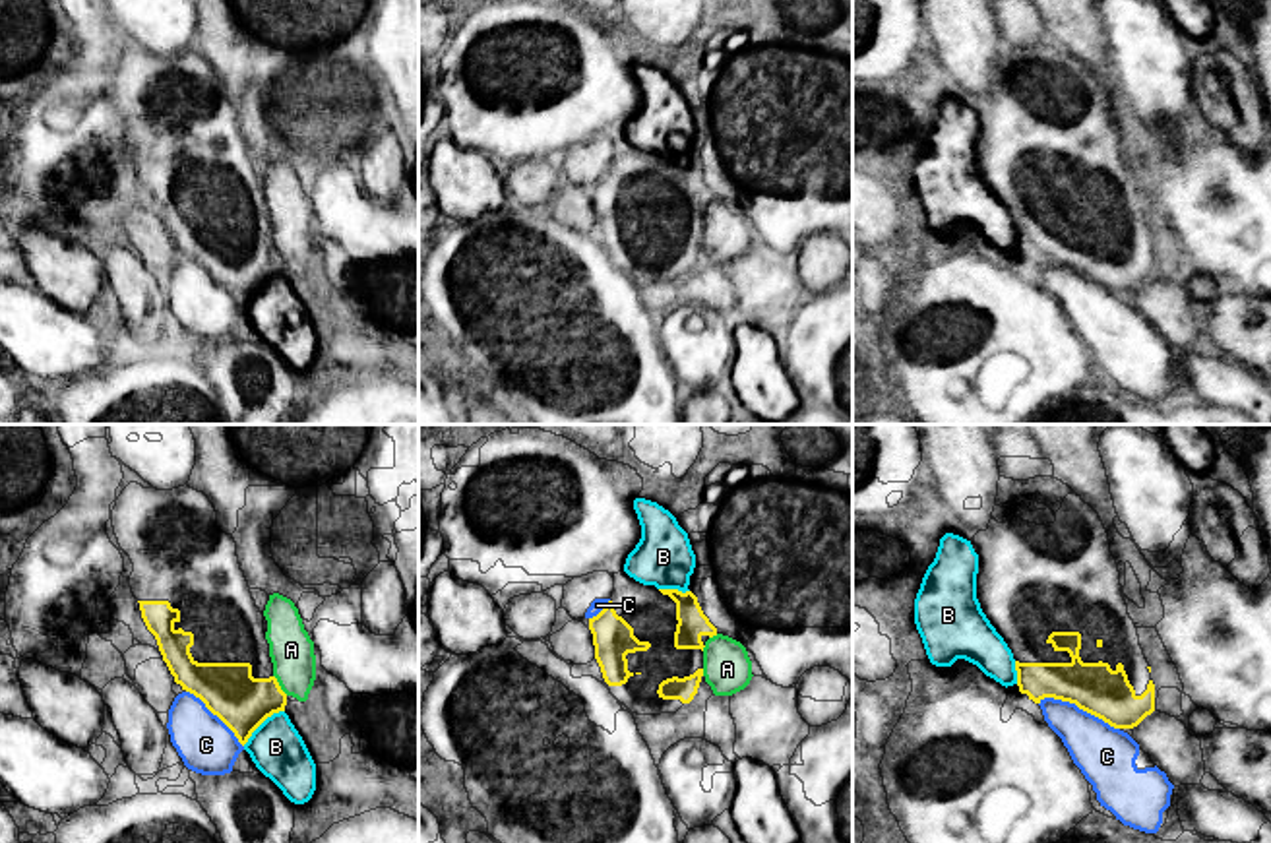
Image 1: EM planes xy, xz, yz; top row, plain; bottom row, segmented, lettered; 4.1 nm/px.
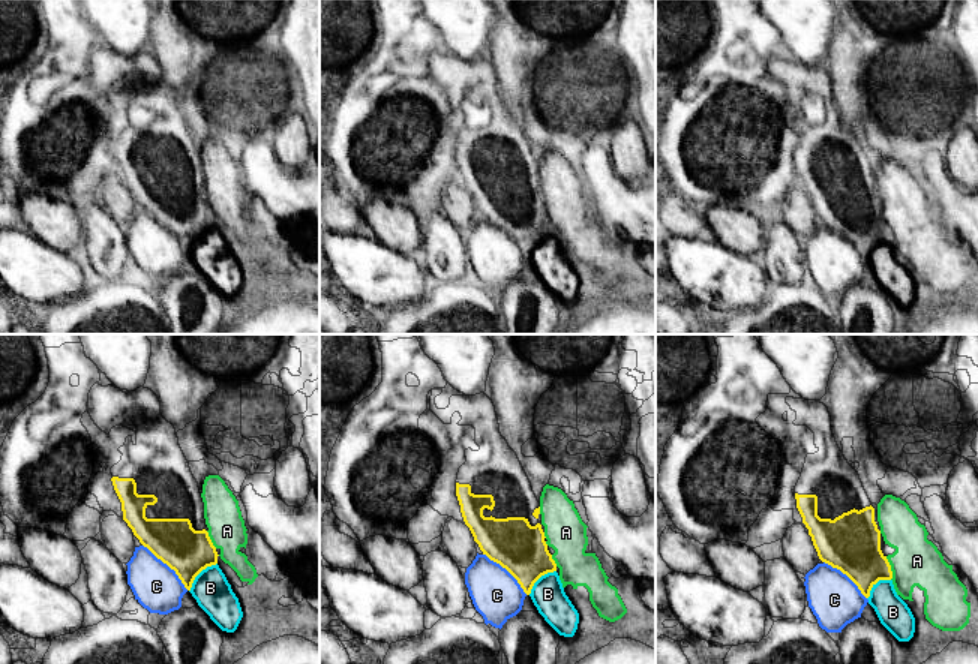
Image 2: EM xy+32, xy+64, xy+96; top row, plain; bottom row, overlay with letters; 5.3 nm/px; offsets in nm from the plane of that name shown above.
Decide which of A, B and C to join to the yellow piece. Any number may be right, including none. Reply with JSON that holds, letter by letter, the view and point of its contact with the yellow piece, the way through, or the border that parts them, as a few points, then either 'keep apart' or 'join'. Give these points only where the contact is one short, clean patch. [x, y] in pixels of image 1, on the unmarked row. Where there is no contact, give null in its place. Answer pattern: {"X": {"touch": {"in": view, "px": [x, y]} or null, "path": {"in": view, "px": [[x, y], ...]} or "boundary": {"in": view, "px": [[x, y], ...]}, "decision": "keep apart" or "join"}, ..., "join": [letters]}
{"A": {"touch": {"in": "xy", "px": [278, 250]}, "decision": "keep apart"}, "B": {"touch": {"in": "xy", "px": [262, 287]}, "decision": "keep apart"}, "C": {"touch": {"in": "yz", "px": [1080, 274]}, "decision": "keep apart"}, "join": []}

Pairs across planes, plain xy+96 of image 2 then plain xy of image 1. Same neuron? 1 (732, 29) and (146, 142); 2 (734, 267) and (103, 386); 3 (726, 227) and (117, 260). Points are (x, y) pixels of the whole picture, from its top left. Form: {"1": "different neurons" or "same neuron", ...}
{"1": "different neurons", "2": "different neurons", "3": "different neurons"}

